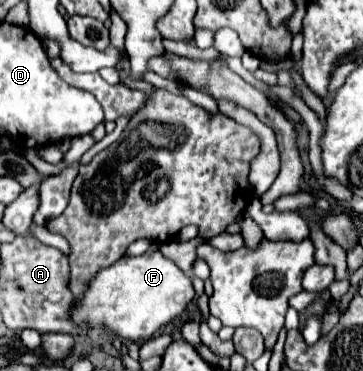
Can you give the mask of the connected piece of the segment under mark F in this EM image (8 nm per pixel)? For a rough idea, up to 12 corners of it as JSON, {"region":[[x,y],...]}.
{"region":[[152,248],[98,270],[70,318],[128,342],[186,310],[192,280]]}

